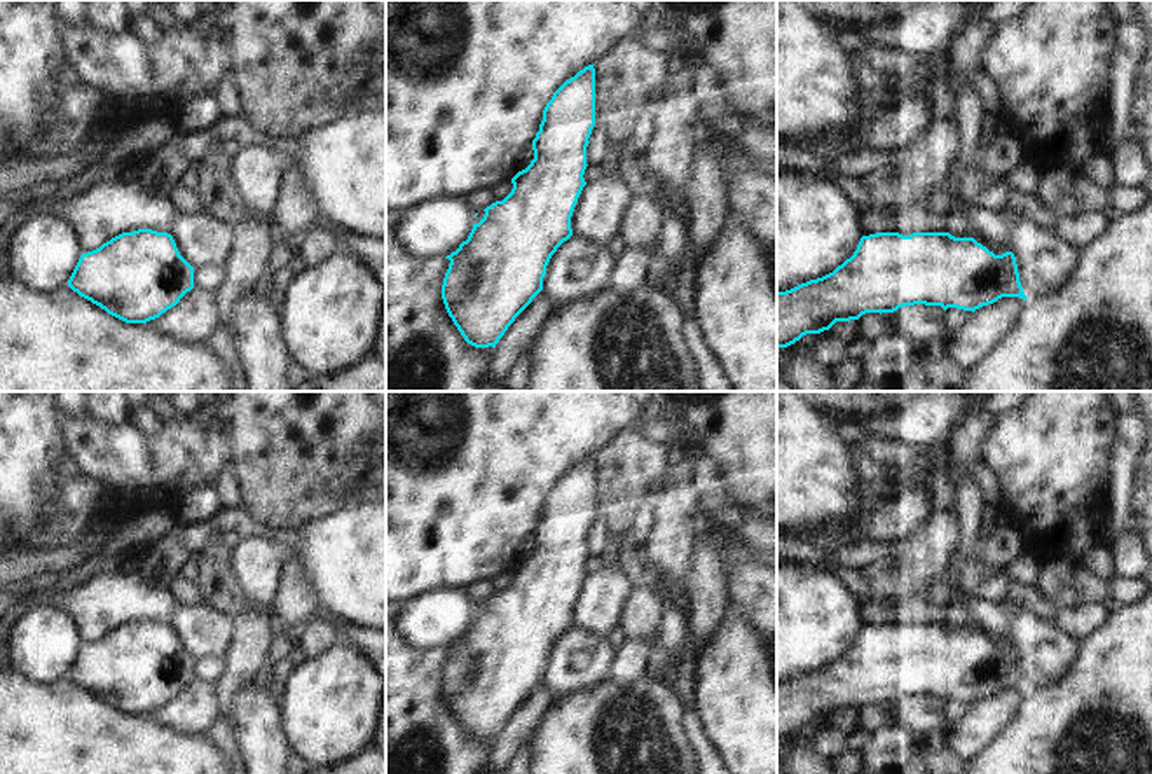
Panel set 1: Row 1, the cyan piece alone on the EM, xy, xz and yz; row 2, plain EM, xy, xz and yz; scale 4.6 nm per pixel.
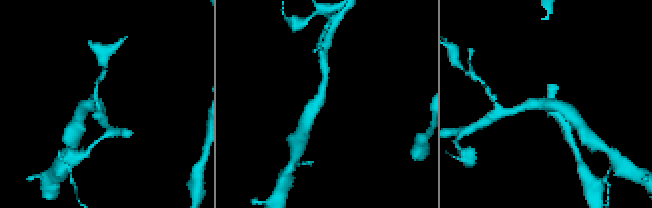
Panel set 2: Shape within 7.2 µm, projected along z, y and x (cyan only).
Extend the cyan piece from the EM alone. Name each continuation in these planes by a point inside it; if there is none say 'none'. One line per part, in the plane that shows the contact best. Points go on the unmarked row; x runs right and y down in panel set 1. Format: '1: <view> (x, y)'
none

